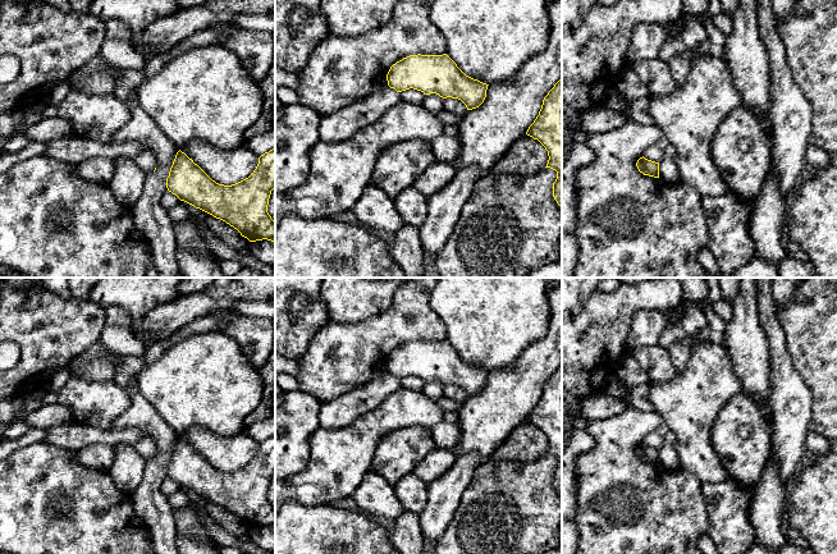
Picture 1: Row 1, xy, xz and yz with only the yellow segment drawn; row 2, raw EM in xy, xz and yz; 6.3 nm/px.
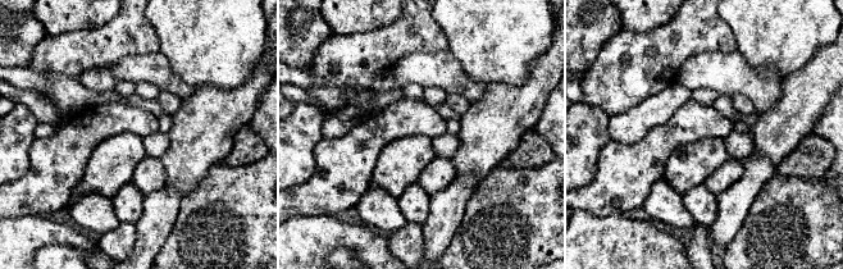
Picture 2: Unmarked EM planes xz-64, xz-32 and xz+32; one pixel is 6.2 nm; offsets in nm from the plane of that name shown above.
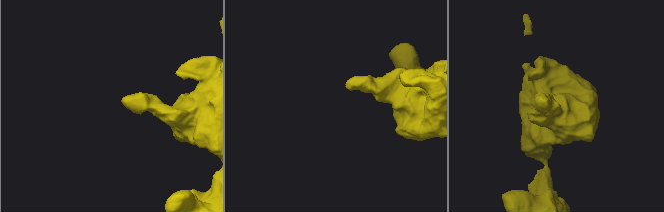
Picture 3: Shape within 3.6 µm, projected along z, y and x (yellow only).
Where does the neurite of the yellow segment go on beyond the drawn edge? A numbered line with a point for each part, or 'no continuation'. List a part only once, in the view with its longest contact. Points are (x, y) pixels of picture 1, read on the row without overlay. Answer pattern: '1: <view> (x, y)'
no continuation

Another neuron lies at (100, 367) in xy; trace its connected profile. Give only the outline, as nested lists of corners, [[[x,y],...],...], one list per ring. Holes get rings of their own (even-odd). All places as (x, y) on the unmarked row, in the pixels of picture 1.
[[[95,357],[90,361],[76,358],[70,363],[70,376],[82,376],[90,380],[113,381],[115,365],[106,357]]]

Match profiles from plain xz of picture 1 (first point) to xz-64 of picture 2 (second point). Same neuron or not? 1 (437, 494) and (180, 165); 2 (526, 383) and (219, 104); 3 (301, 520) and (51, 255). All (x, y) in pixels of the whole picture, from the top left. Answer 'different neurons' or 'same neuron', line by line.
1: different neurons
2: same neuron
3: different neurons

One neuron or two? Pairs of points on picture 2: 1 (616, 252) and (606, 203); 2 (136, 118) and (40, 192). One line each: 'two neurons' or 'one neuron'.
1: two neurons
2: one neuron

